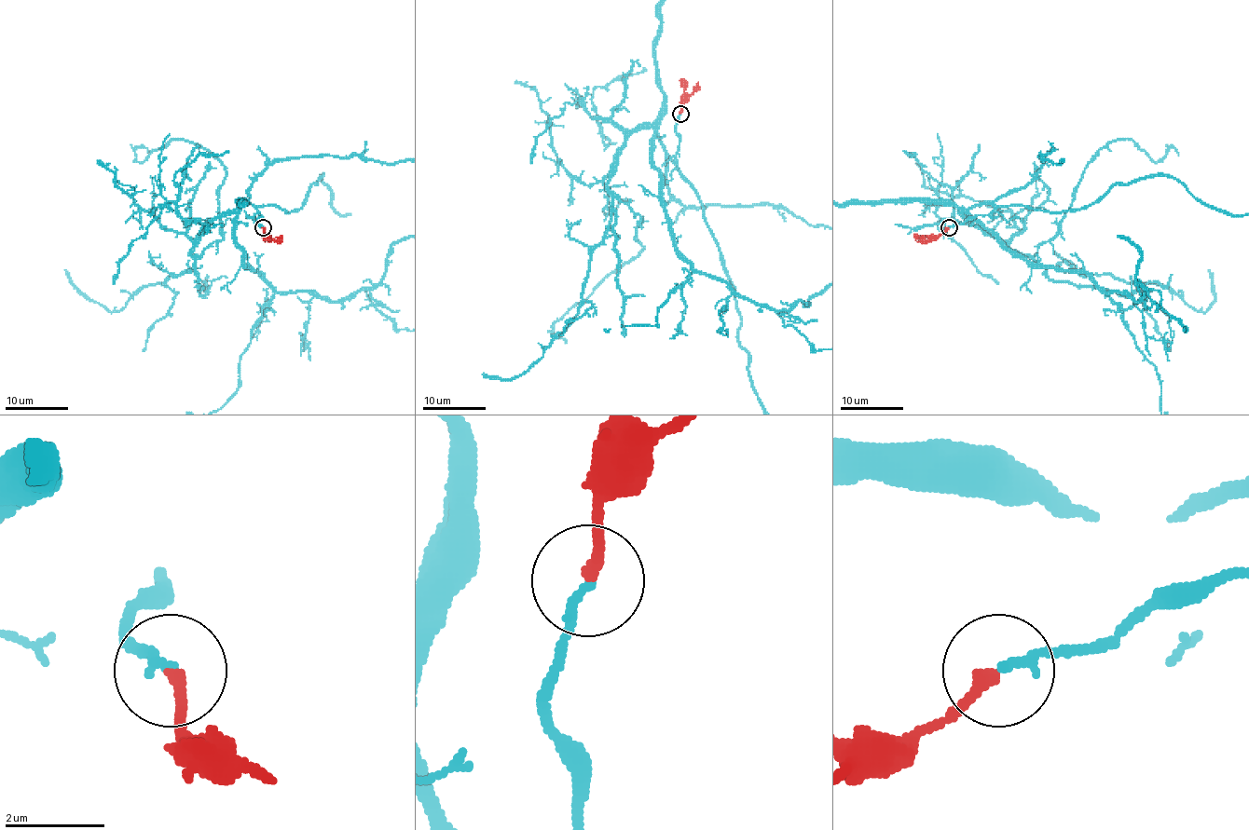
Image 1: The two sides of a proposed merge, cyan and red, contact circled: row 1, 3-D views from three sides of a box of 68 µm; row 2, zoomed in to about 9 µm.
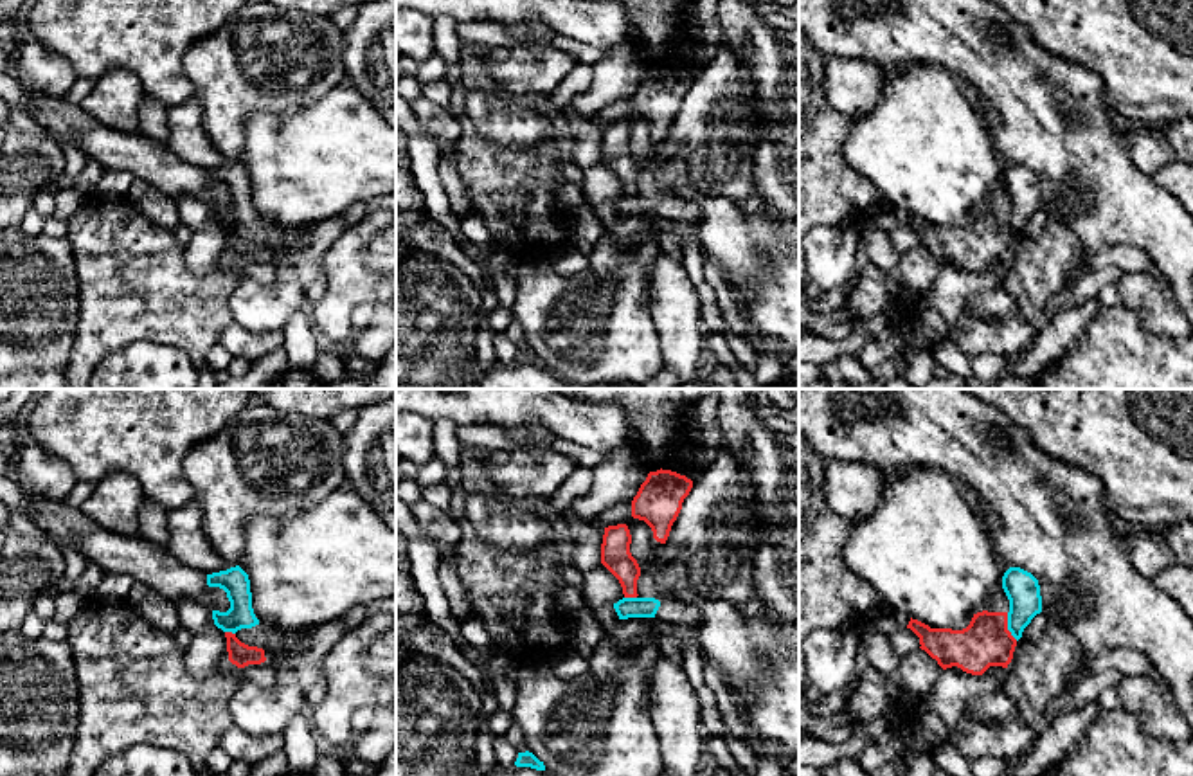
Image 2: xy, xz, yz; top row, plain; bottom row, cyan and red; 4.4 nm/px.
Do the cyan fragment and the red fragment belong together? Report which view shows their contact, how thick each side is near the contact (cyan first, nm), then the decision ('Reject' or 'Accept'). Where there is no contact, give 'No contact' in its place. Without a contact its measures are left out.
Touches cyan in yz. Thickness 150 nm (cyan) against 220 nm. Reject

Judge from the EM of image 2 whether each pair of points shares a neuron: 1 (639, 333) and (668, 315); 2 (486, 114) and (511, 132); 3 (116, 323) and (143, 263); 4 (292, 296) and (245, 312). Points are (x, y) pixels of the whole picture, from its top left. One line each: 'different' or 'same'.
1: different
2: same
3: same
4: same

